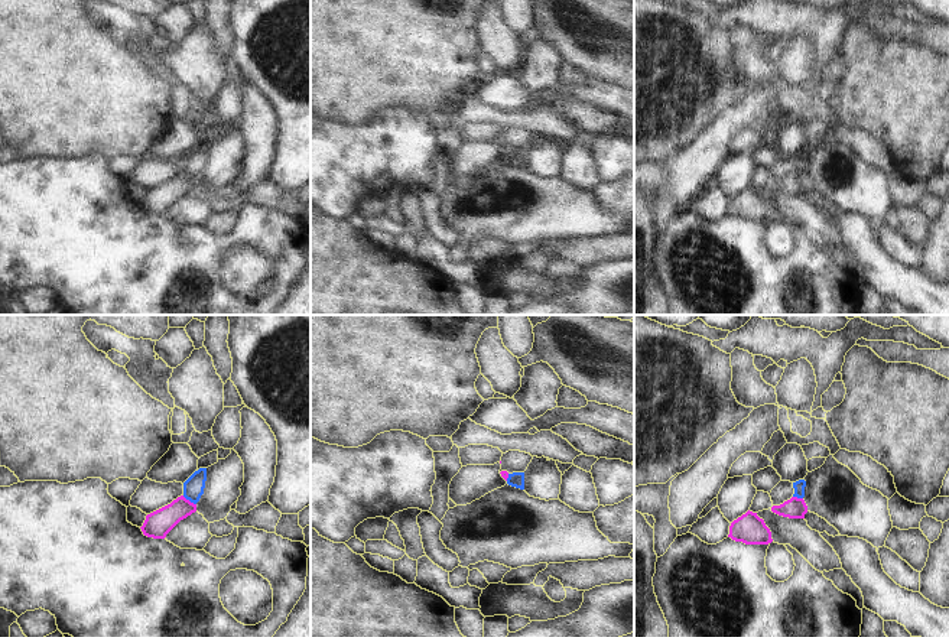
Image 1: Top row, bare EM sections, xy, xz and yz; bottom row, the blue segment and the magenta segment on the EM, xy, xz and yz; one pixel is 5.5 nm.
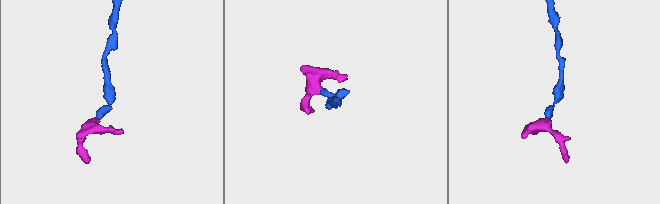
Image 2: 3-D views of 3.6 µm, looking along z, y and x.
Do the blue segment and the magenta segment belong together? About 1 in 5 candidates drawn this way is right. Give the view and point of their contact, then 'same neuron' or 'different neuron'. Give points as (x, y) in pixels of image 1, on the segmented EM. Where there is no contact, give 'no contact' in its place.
xy (189, 500) | same neuron

